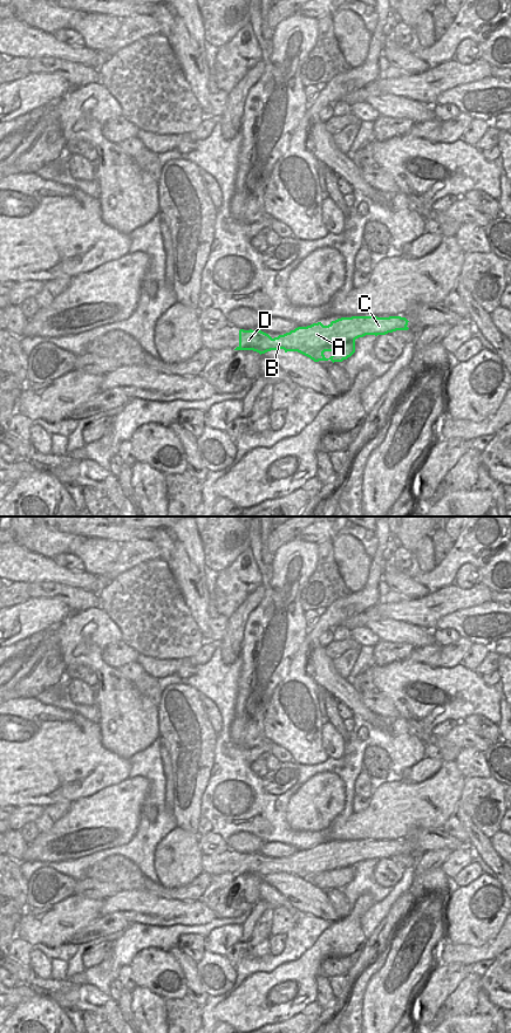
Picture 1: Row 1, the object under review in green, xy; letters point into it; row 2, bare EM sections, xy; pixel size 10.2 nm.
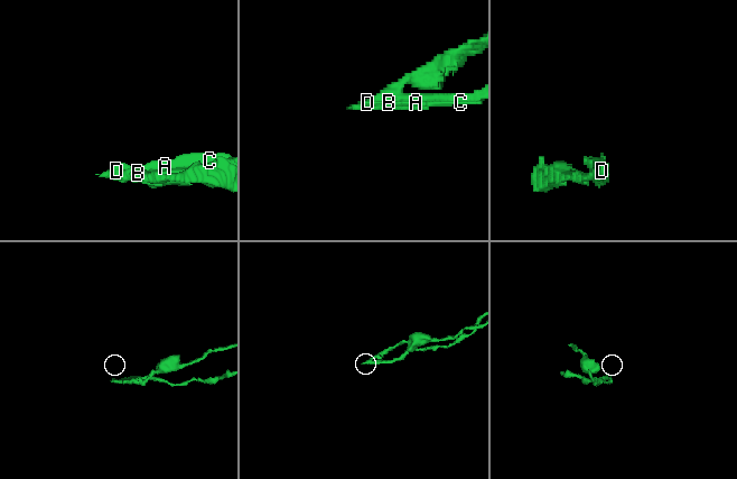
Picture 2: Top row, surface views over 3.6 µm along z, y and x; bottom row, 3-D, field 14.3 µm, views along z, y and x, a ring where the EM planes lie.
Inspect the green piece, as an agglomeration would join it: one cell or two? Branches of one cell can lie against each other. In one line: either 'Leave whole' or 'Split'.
Split

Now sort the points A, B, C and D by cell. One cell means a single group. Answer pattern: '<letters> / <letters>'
A B C / D

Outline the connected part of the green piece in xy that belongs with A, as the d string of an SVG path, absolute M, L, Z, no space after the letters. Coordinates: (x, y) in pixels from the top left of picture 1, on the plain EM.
M352 841L341 842L332 846L328 850L321 847L307 851L298 851L289 857L279 860L272 864L266 864L259 871L237 871L234 875L253 875L257 877L267 877L271 875L284 874L287 876L298 876L314 887L328 885L342 887L355 877L355 864L366 860L386 860L396 855L408 855L408 844L401 841L377 842L377 841Z

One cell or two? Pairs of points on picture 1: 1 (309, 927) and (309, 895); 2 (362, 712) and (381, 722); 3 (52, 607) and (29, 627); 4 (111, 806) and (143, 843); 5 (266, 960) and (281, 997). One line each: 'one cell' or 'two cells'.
1: two cells
2: one cell
3: two cells
4: two cells
5: two cells

